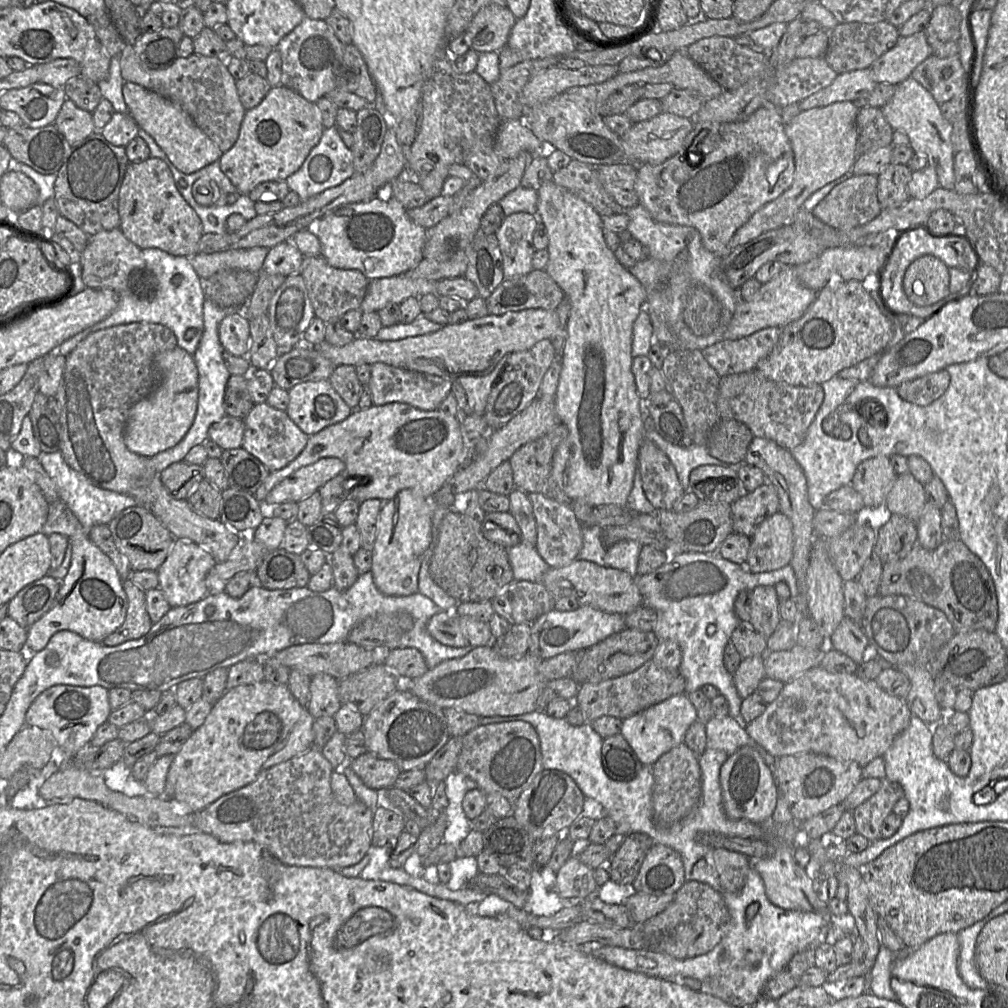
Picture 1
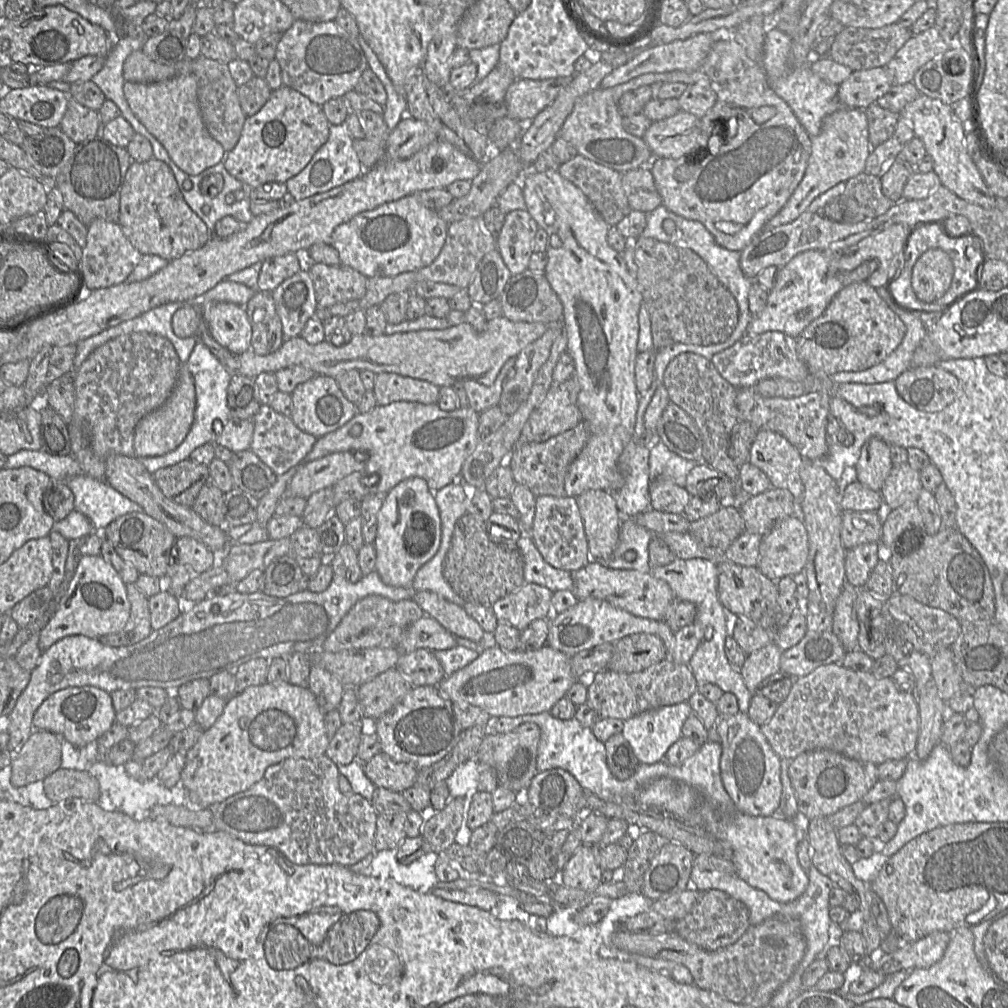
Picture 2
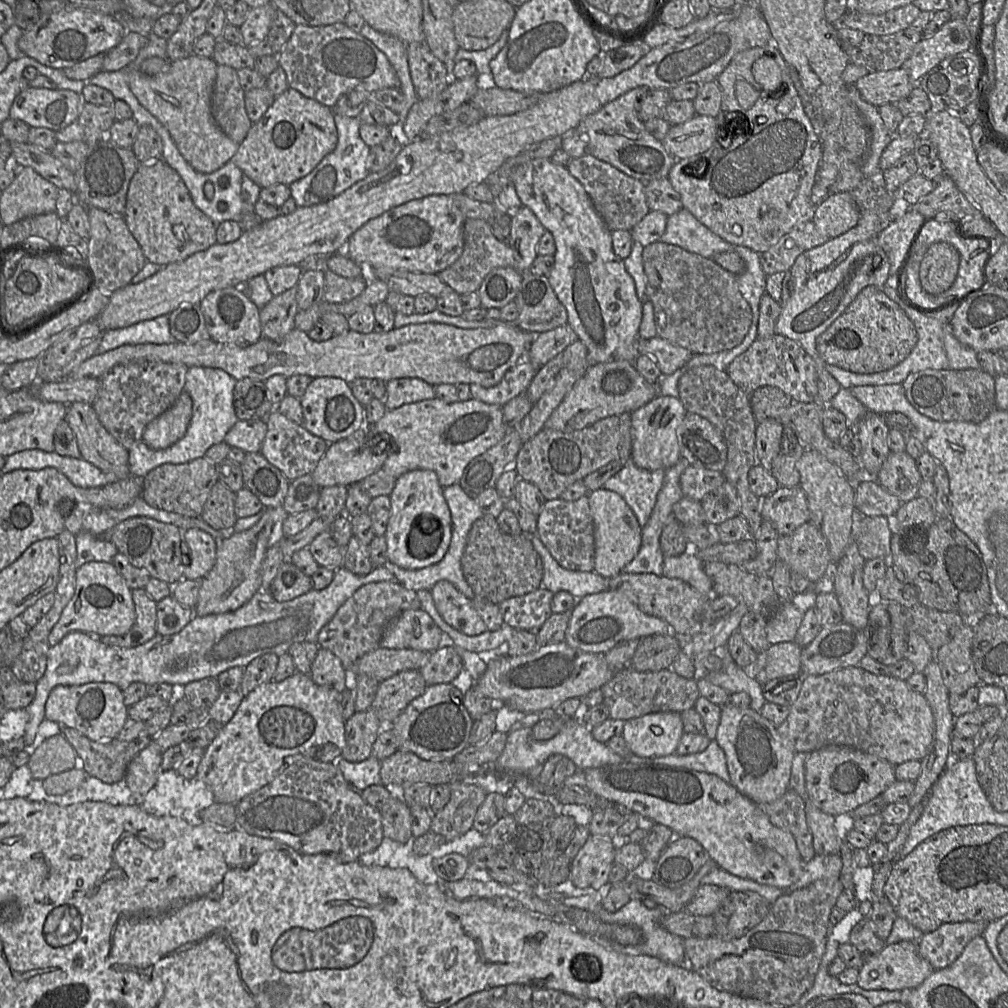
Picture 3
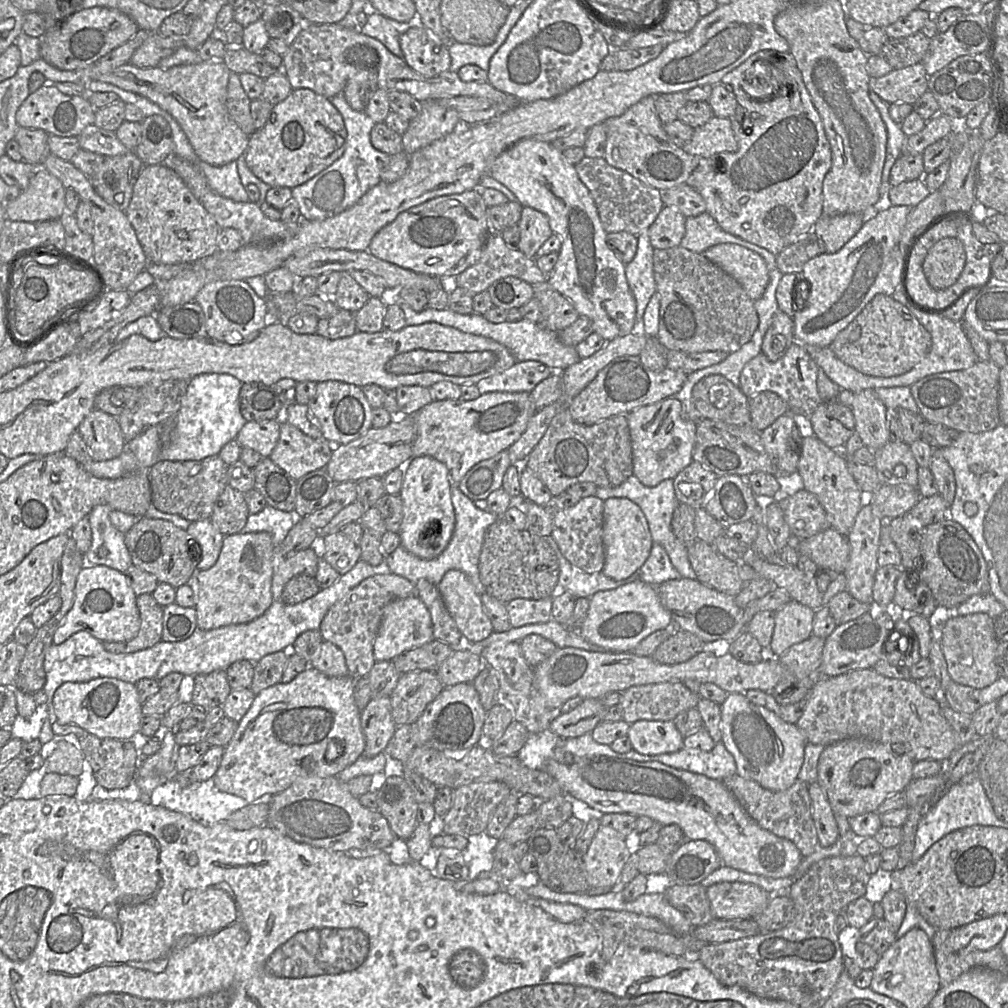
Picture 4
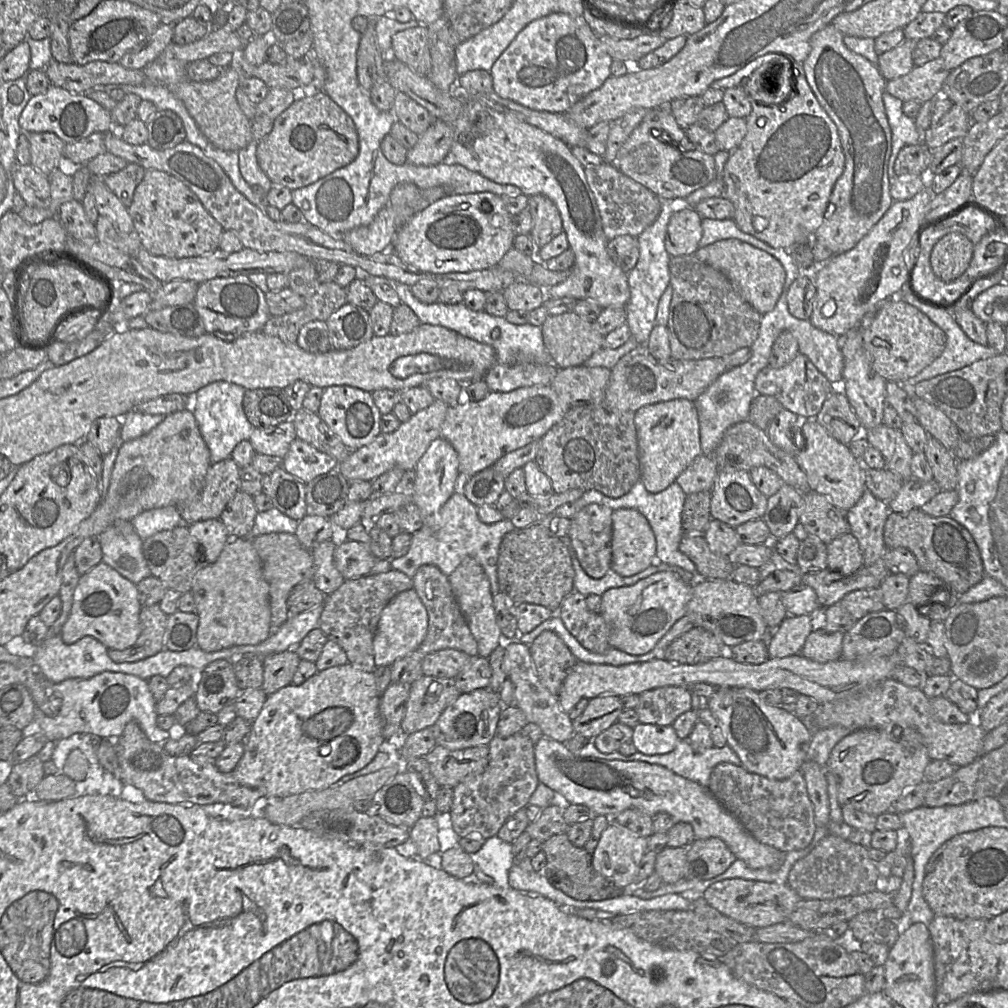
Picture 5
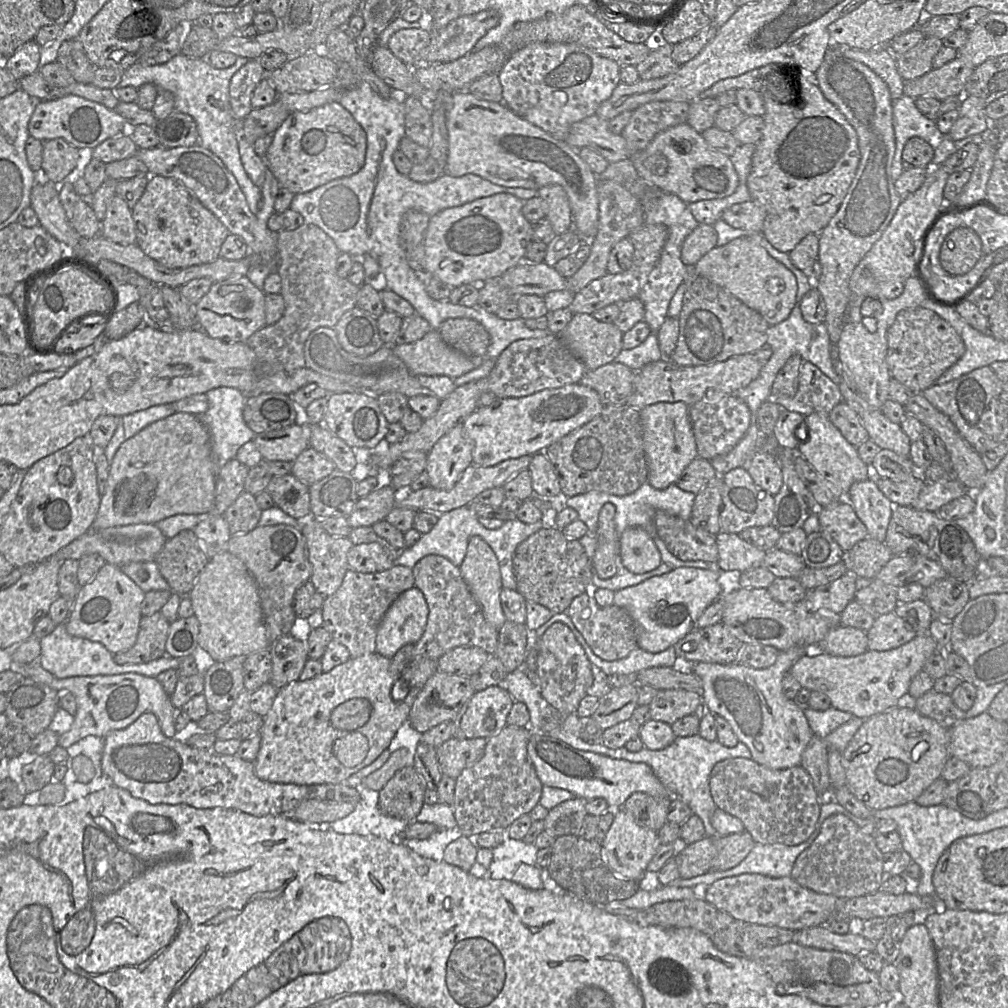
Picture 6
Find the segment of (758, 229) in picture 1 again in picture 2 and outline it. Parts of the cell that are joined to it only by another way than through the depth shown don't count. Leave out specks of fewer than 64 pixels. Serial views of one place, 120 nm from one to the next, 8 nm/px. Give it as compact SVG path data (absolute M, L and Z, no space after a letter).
M843 107L825 117L817 136L812 137L811 154L805 174L786 204L772 217L765 229L790 223L808 210L818 196L864 172L870 154L868 121L865 109Z

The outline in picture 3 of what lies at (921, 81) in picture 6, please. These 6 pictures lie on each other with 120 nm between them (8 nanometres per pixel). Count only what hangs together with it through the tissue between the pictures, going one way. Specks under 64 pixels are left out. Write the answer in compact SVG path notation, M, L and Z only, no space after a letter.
M904 67L870 72L854 84L861 97L868 103L879 107L894 104L910 94L915 83Z

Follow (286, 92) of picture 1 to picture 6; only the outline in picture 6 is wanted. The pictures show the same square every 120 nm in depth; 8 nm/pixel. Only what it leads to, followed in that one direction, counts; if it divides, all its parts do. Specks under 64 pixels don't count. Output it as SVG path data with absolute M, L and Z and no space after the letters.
M331 102L308 112L289 113L273 133L265 162L280 187L295 195L356 174L365 163L366 148L367 136L361 125L338 102Z

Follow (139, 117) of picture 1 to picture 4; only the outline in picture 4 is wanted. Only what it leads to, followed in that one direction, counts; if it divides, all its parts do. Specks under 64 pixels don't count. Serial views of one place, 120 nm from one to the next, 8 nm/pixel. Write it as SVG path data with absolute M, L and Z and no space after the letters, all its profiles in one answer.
M223 60L202 61L169 69L139 68L129 63L105 73L100 72L95 65L71 71L80 71L80 78L86 88L93 80L106 82L139 94L158 105L178 122L196 155L205 163L223 166L236 161L248 147L250 136L230 117L226 107L231 70Z

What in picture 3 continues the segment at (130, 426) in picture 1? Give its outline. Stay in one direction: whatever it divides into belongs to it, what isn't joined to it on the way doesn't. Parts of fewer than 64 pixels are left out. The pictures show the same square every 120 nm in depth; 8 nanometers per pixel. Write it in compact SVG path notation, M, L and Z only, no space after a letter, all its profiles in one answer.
M183 390L169 409L146 426L142 441L153 450L166 449L185 436L191 418L192 399Z

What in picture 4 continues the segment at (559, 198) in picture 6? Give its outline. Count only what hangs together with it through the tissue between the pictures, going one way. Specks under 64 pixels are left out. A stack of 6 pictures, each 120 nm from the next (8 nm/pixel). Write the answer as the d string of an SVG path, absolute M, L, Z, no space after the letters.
M523 207L517 226L520 229L518 250L535 259L539 248L553 235L548 217L538 210Z

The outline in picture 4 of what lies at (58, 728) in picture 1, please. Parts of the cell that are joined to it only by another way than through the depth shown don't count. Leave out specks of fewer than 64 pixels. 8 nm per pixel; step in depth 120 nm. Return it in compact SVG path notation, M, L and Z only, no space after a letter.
M101 677L88 682L66 682L53 695L53 709L62 725L76 725L98 738L135 740L140 736L142 703L134 684Z

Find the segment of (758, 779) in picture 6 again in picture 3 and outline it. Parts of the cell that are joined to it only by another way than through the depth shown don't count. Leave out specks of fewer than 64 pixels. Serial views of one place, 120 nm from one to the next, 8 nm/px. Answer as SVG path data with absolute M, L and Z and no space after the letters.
M788 788L779 799L757 805L769 817L772 824L794 836L804 863L816 855L812 833L806 820L805 801L795 790Z

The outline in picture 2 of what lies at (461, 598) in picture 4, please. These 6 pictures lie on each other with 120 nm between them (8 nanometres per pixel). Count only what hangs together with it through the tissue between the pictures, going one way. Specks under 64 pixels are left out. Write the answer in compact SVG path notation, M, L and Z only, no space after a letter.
M431 591L416 592L413 600L420 606L424 614L436 619L455 637L464 637L472 641L481 641L484 637L484 630L462 606Z

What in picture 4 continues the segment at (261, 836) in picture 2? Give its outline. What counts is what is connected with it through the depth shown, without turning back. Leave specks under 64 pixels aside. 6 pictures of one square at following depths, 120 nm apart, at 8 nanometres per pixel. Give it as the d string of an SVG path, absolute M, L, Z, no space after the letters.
M336 776L300 777L286 790L272 796L267 825L299 843L334 852L350 849L384 849L396 838L379 811L362 806Z

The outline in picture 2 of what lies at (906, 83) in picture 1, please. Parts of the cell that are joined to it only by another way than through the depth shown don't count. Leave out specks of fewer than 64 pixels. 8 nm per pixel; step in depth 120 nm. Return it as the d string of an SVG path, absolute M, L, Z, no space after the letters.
M920 94L904 107L900 112L900 117L909 122L915 137L924 143L927 154L933 158L933 171L943 186L972 204L985 209L996 207L997 197L985 184L975 161L967 152L965 146L967 124L953 116L950 105Z

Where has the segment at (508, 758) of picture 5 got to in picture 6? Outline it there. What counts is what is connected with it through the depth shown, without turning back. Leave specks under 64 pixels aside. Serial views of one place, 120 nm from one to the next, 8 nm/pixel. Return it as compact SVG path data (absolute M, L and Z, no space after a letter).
M505 726L496 736L487 739L483 756L465 768L456 779L452 808L458 828L463 836L474 836L492 830L506 830L513 821L539 804L543 784L537 777L527 752L530 728Z

